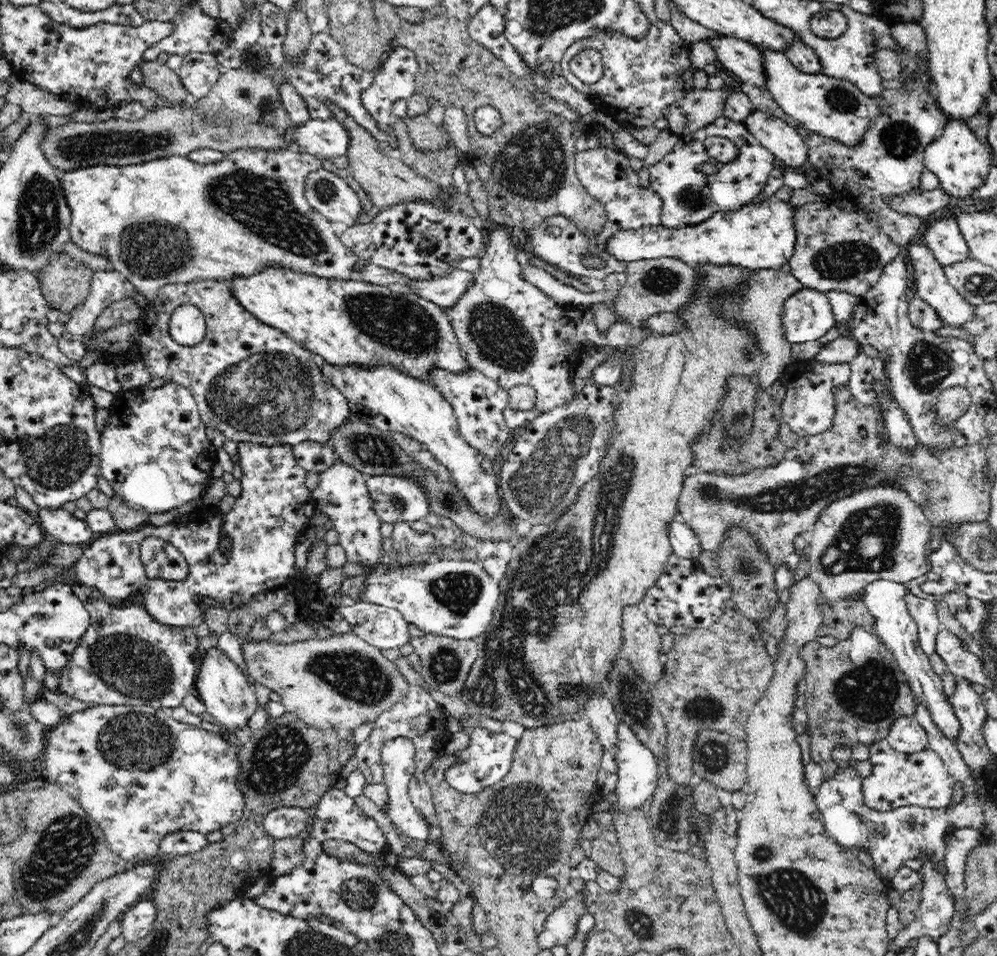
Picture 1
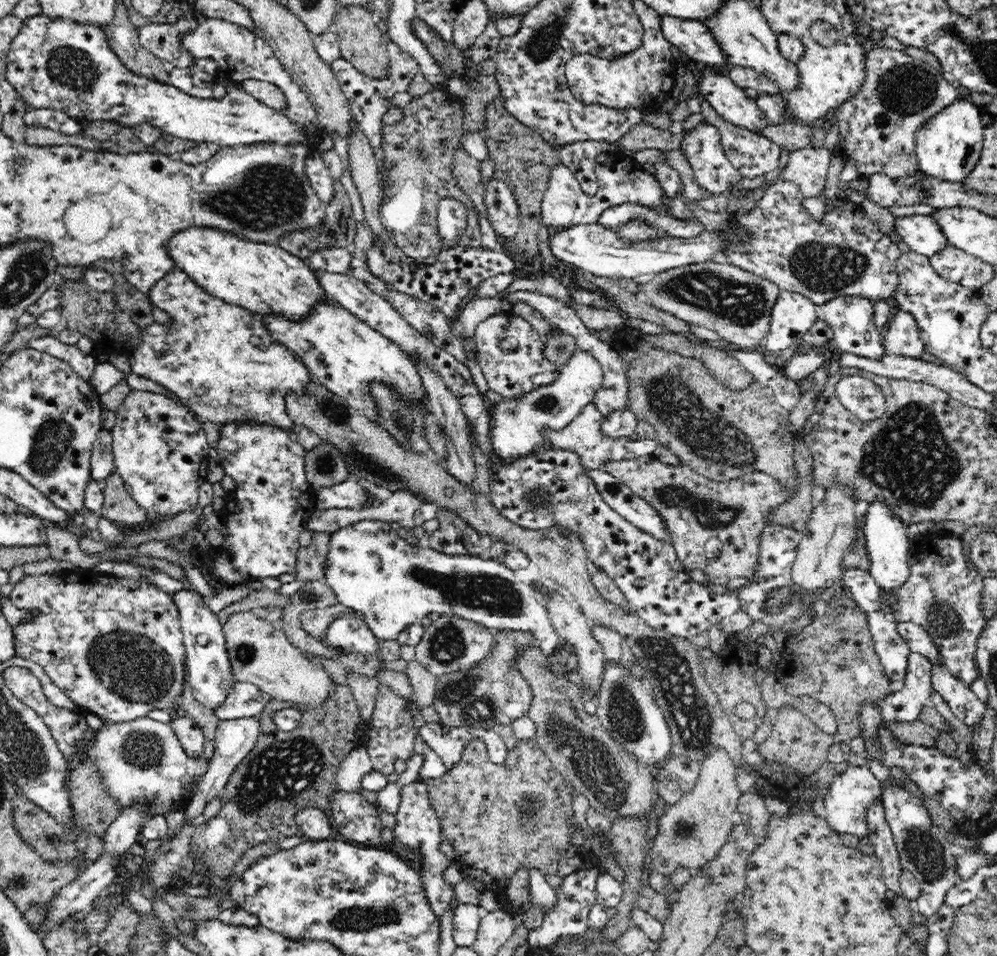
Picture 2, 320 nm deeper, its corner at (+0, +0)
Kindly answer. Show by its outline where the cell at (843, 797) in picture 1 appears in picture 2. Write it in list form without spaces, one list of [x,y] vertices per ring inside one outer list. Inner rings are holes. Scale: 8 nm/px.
[[[849,766],[844,772],[836,775],[827,786],[822,797],[813,801],[810,808],[818,817],[825,819],[830,827],[839,834],[852,834],[858,838],[870,836],[868,825],[868,811],[873,804],[883,804],[883,794],[890,789],[904,789],[906,792],[914,792],[910,782],[904,782],[902,778],[888,774],[886,778],[878,778],[869,766]]]

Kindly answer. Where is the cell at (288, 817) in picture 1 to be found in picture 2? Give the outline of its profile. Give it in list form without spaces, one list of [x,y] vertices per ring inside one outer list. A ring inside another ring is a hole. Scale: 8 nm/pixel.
[[[302,808],[294,816],[293,822],[305,840],[321,841],[331,838],[329,818],[328,813],[319,808]]]

